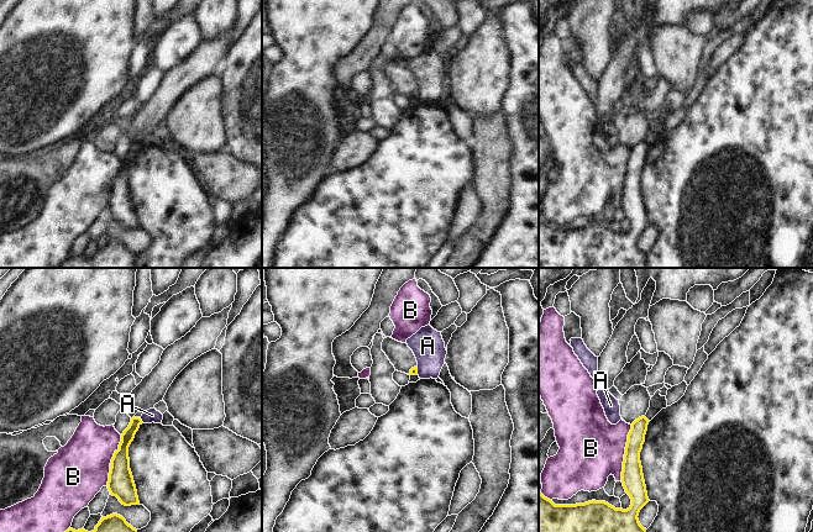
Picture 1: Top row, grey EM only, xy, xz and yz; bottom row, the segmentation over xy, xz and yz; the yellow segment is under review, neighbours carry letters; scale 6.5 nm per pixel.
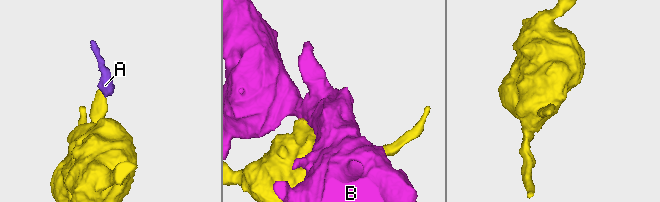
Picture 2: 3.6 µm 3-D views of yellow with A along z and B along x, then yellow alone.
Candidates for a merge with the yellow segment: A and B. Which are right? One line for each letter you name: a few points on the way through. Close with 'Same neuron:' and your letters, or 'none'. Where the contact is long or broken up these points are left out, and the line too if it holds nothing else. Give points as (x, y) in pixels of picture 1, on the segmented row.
Same neuron: none

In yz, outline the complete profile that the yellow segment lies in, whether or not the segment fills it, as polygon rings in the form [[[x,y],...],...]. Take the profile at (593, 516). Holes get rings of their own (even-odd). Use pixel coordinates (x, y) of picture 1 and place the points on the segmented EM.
[[[639,417],[631,423],[625,447],[621,483],[625,493],[631,499],[629,509],[615,509],[605,501],[588,501],[576,505],[555,505],[550,499],[539,493],[539,532],[646,532],[639,522],[640,510],[650,501],[640,462],[640,452],[645,442],[649,420]]]

